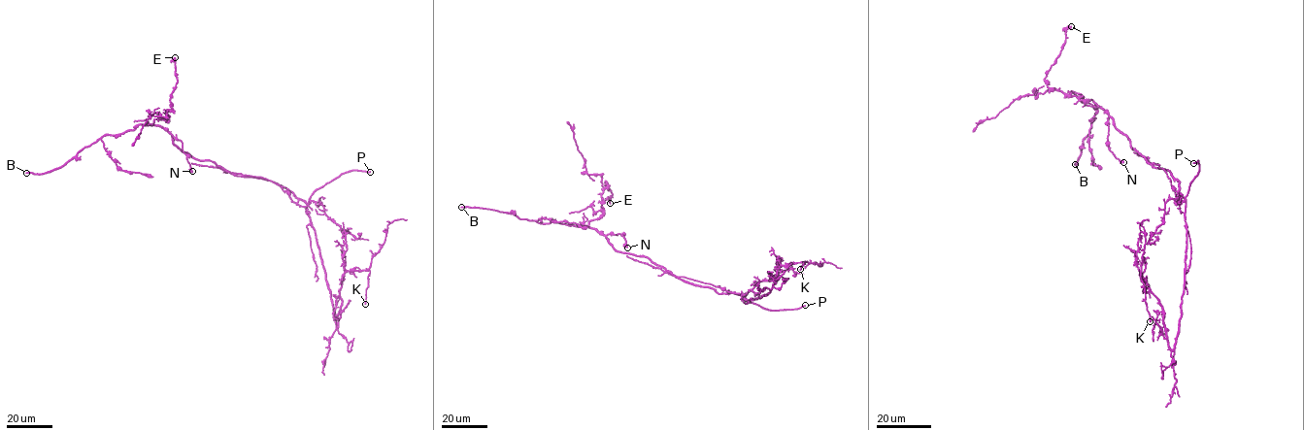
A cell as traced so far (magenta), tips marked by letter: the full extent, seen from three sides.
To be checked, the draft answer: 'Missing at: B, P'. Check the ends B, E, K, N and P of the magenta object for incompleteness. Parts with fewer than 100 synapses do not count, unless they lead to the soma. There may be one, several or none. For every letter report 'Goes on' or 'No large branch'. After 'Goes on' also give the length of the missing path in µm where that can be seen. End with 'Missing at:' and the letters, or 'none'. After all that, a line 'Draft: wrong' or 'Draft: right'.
B: Goes on. Missing length about 100 µm
E: No large branch
K: No large branch
N: No large branch
P: Goes on. Missing length about 60 µm
Missing at: B, P
Draft: right

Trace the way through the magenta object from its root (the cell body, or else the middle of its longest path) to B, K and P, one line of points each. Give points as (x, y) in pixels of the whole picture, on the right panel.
B: (1179, 183), (1168, 170), (1153, 167), (1134, 149), (1129, 139), (1097, 107), (1075, 164)
K: (1179, 183), (1178, 194), (1186, 203), (1186, 255), (1172, 349), (1162, 306), (1142, 281), (1150, 321)
P: (1179, 183), (1178, 194), (1183, 201), (1199, 171), (1198, 161), (1193, 163)

